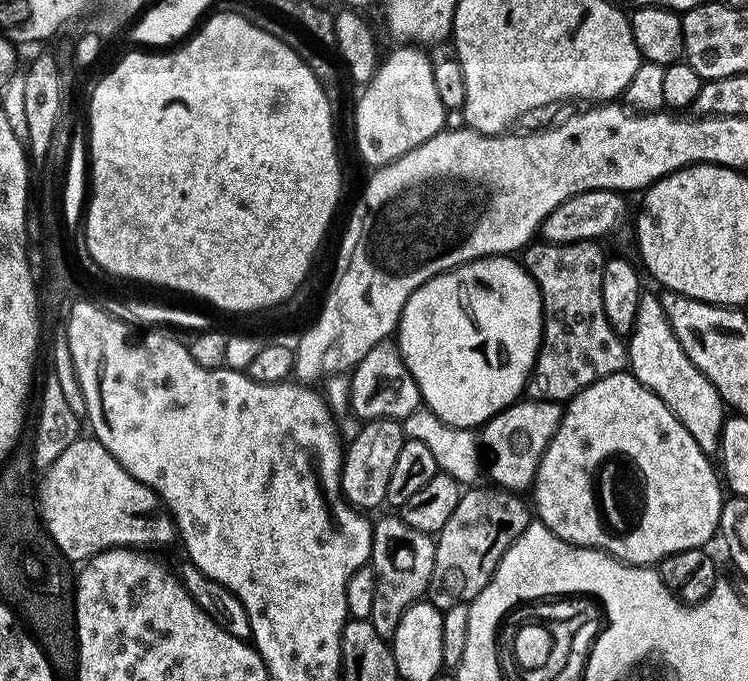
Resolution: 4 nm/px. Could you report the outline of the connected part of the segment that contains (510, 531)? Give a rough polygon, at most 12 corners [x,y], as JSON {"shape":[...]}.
{"shape":[[465,491],[427,599],[471,605],[534,523],[523,495]]}

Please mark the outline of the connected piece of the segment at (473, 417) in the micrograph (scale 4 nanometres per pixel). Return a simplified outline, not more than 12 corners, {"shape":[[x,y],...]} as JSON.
{"shape":[[493,256],[422,286],[399,352],[427,411],[479,429],[525,395],[538,286]]}

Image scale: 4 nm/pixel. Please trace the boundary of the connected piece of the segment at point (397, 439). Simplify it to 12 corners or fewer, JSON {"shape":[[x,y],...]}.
{"shape":[[399,421],[363,425],[344,459],[353,508],[387,503],[406,440]]}

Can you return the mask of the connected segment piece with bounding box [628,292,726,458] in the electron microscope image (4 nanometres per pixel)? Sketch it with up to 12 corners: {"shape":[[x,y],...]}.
{"shape":[[640,298],[631,375],[709,458],[726,405],[691,362],[665,308]]}

